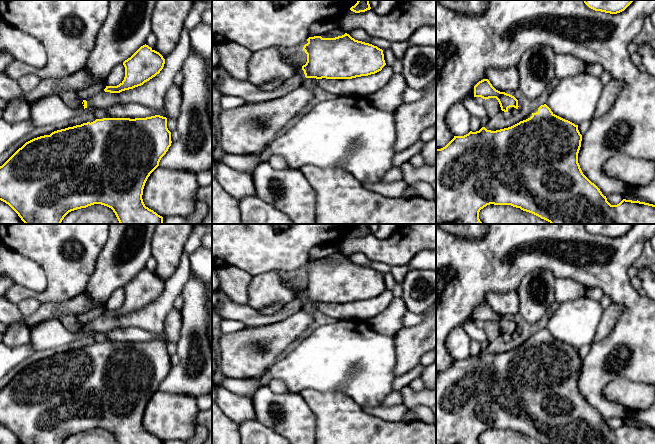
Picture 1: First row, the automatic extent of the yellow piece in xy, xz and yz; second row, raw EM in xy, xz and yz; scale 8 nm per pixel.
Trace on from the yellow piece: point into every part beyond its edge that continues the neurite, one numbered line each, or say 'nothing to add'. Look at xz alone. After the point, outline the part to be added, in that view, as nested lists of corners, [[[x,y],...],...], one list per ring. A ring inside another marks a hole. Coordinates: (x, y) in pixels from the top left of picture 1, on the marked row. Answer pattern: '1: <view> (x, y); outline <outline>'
1: xz (243, 89); outline [[[216,66],[215,69],[217,71],[217,78],[219,79],[219,92],[222,95],[236,96],[247,103],[266,102],[282,97],[302,86],[306,78],[304,71],[300,69],[293,77],[284,80],[279,88],[264,91],[248,80],[233,78],[223,67]]]

